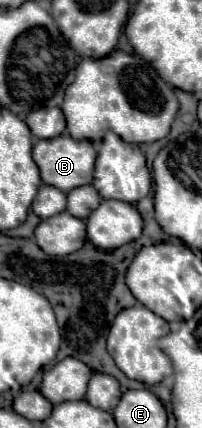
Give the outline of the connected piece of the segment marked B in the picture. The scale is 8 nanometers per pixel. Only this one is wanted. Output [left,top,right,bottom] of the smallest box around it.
[32,133,96,193]

